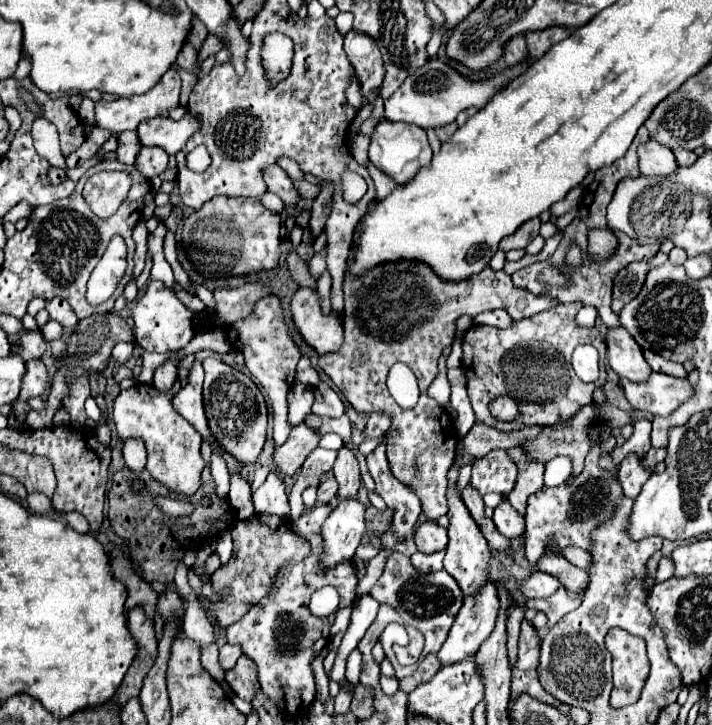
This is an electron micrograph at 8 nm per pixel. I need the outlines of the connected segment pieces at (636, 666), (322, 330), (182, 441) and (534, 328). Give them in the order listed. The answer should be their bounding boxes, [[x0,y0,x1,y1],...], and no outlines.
[[606,628,650,708],[290,288,344,356],[112,382,204,496],[462,302,606,432]]

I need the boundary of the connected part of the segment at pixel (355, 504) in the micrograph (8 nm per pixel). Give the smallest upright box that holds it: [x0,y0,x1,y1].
[322,500,364,568]

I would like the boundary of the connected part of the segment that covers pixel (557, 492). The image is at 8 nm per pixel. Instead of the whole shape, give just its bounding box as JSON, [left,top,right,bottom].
[524,446,622,572]

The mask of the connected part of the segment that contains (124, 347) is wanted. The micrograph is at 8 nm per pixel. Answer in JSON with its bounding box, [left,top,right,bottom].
[112,342,134,364]

